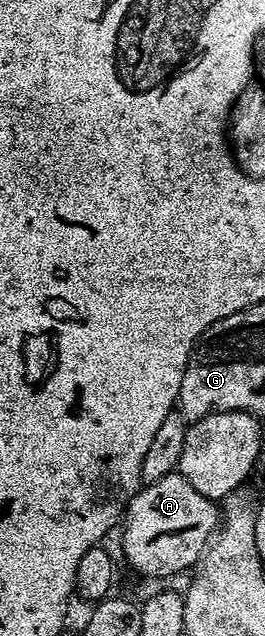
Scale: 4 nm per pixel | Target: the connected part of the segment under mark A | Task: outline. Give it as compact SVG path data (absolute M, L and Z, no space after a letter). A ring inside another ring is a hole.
M178 471L165 478L144 483L127 504L121 521L123 556L143 576L175 576L199 563L221 519L218 503L197 494Z

